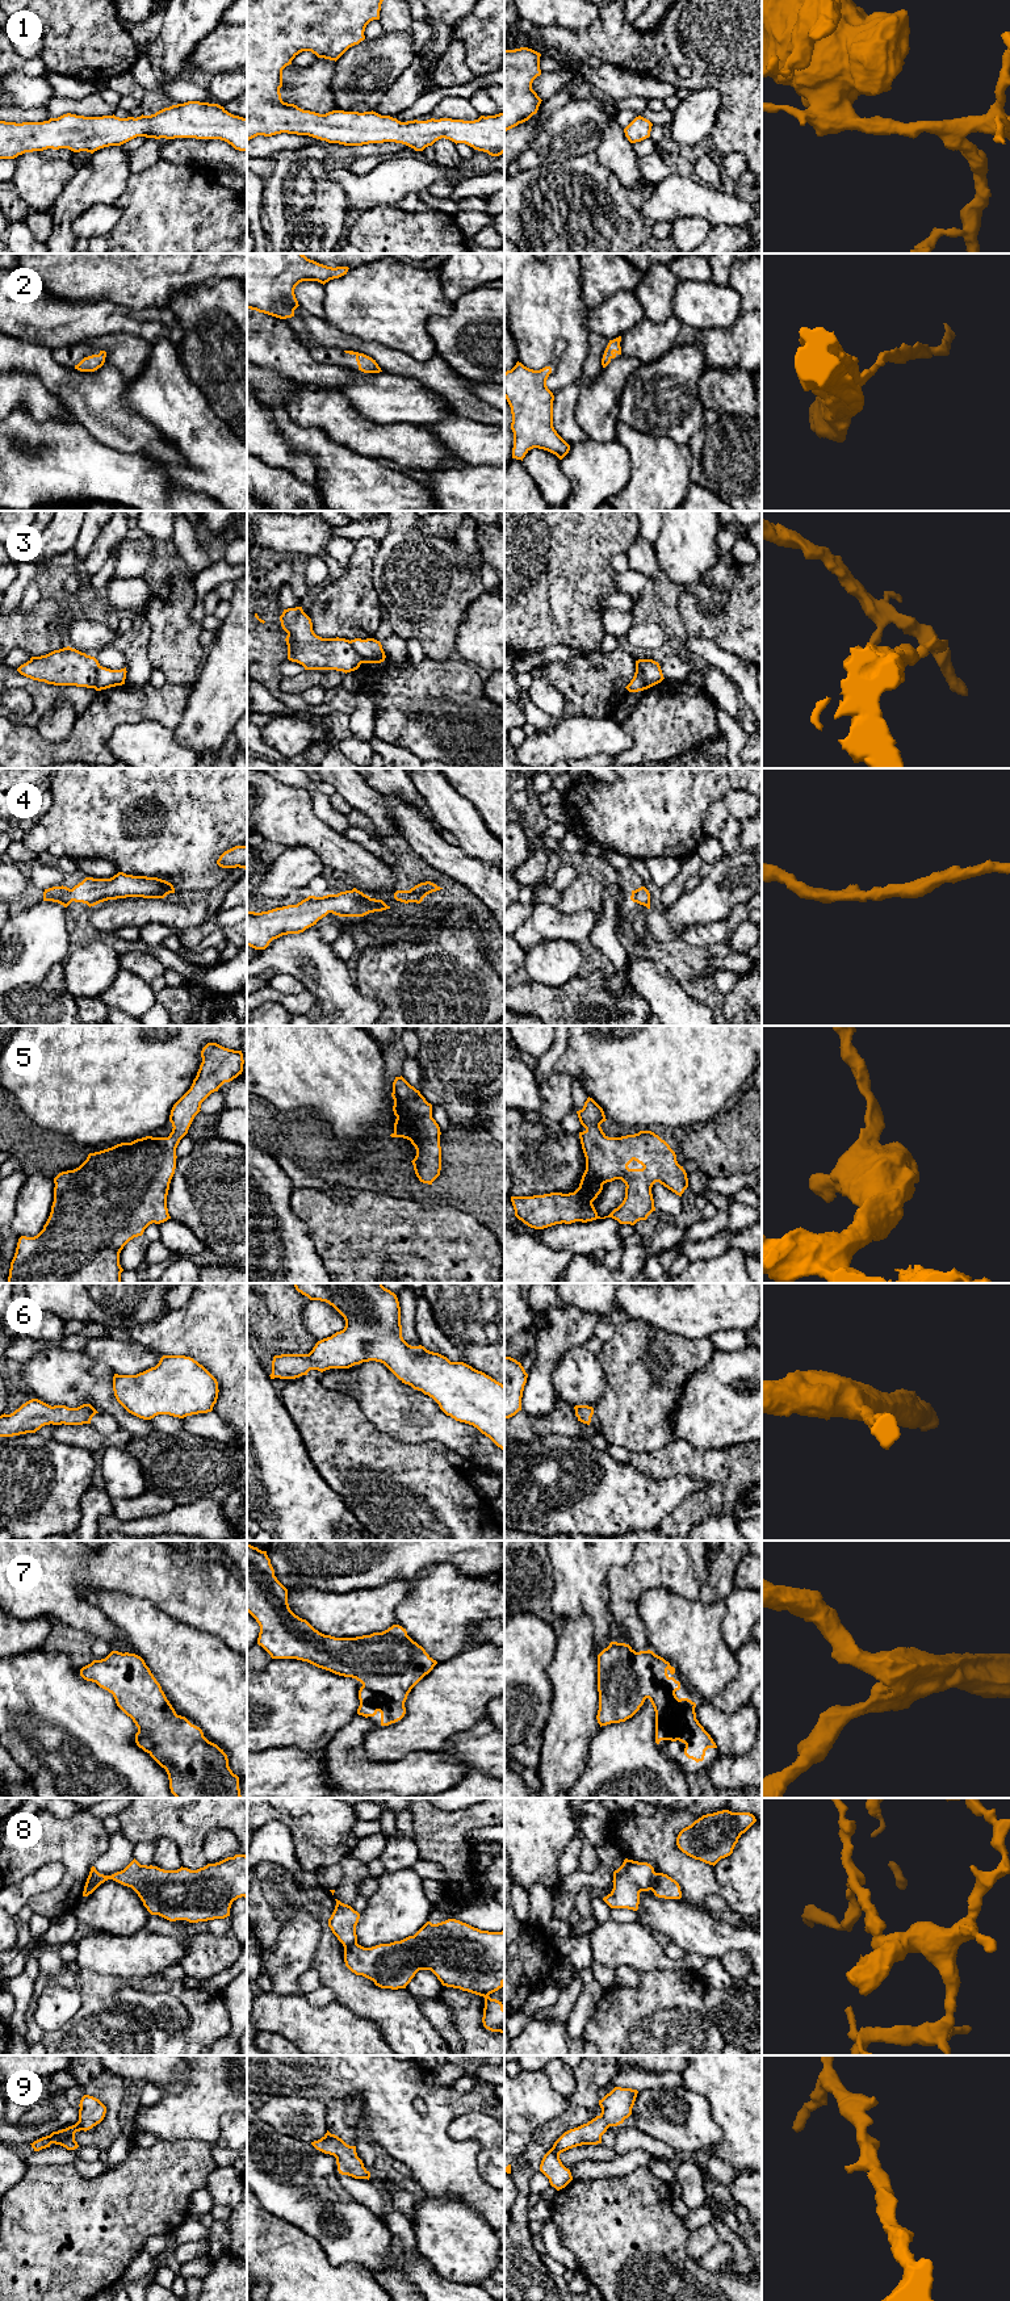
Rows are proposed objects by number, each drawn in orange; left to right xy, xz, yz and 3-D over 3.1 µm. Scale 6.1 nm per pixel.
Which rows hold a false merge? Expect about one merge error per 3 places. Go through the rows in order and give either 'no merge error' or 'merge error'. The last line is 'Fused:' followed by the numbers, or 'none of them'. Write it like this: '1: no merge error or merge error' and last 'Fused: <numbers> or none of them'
1: no merge error
2: no merge error
3: merge error
4: no merge error
5: no merge error
6: no merge error
7: no merge error
8: merge error
9: no merge error
Fused: 3, 8

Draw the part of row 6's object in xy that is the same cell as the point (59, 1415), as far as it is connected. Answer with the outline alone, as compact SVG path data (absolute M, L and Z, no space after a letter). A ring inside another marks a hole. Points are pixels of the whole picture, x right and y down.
M38 1399L22 1404L11 1414L0 1416L0 1437L13 1437L35 1433L45 1425L83 1425L91 1424L92 1417L99 1413L91 1404L77 1408L66 1405L49 1405Z

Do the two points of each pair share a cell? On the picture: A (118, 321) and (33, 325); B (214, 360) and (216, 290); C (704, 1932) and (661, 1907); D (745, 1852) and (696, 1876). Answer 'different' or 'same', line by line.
A: same
B: same
C: same
D: different

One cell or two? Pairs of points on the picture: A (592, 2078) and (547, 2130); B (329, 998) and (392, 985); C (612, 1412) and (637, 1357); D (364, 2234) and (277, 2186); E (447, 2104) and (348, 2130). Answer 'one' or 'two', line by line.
A: one
B: two
C: one
D: one
E: two

